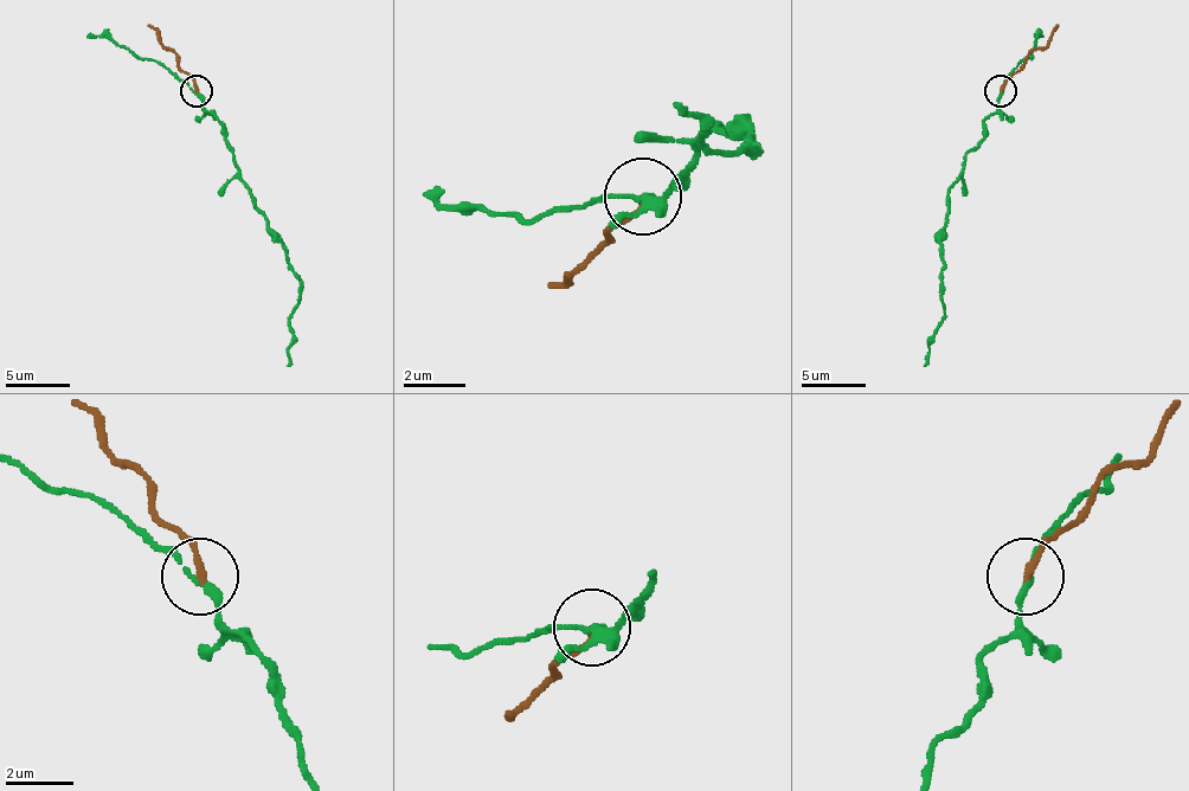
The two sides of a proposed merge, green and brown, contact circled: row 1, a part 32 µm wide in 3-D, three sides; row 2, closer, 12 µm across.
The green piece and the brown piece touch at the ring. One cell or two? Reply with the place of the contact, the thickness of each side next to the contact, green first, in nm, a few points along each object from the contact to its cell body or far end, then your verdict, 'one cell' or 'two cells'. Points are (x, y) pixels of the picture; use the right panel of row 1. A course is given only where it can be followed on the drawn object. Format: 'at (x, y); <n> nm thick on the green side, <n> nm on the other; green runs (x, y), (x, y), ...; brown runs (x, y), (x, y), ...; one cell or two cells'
at (1001, 90); 170 nm thick on the green side, 200 nm on the other; green runs (1000, 91), (983, 127), (982, 143), (966, 155), (962, 175), (951, 188), (939, 243), (943, 323), (923, 365); brown runs (1000, 91), (1030, 52), (1045, 46), (1058, 24); two cells

